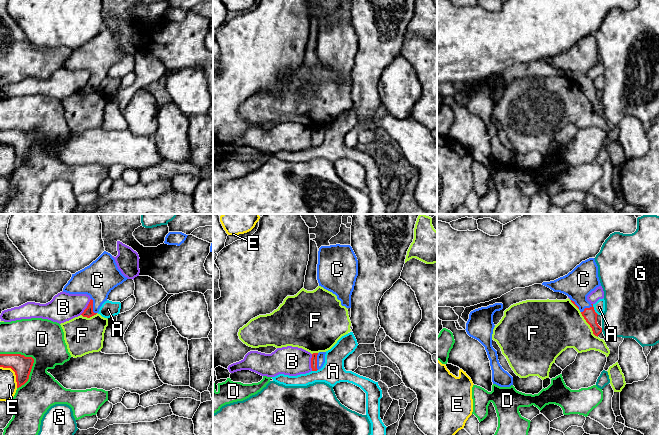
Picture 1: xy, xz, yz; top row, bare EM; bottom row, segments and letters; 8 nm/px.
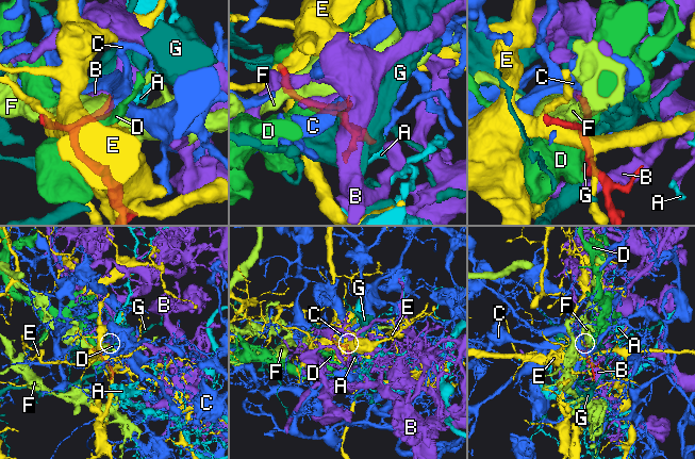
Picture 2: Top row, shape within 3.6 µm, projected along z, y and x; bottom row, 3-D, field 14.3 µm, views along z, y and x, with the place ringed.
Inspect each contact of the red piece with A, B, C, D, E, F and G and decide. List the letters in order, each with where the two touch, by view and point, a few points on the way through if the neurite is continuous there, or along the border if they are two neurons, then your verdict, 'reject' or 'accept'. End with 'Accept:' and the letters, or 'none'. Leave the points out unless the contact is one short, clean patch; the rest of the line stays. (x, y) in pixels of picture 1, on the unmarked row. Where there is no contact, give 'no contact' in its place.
A: contact yz (593, 85); border yz (592, 80), (598, 90); reject
B: contact xz (311, 138); border xz (312, 130), (311, 146); reject
C: contact xy (92, 82); way xy (88, 88), (92, 82), (97, 76), (97, 56); accept
D: contact xy (31, 133); reject
E: contact xy (15, 149); reject
F: contact yz (589, 100); reject
G: contact yz (601, 106); reject
Accept: C

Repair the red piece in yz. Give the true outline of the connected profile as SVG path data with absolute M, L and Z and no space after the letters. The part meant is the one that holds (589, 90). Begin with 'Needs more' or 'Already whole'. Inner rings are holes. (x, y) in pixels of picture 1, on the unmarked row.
Needs more. M594 34L582 37L567 51L554 57L543 58L542 61L554 68L567 71L571 78L580 86L586 98L592 104L593 110L598 113L602 104L597 99L597 89L587 72L601 62L598 53L598 42Z

